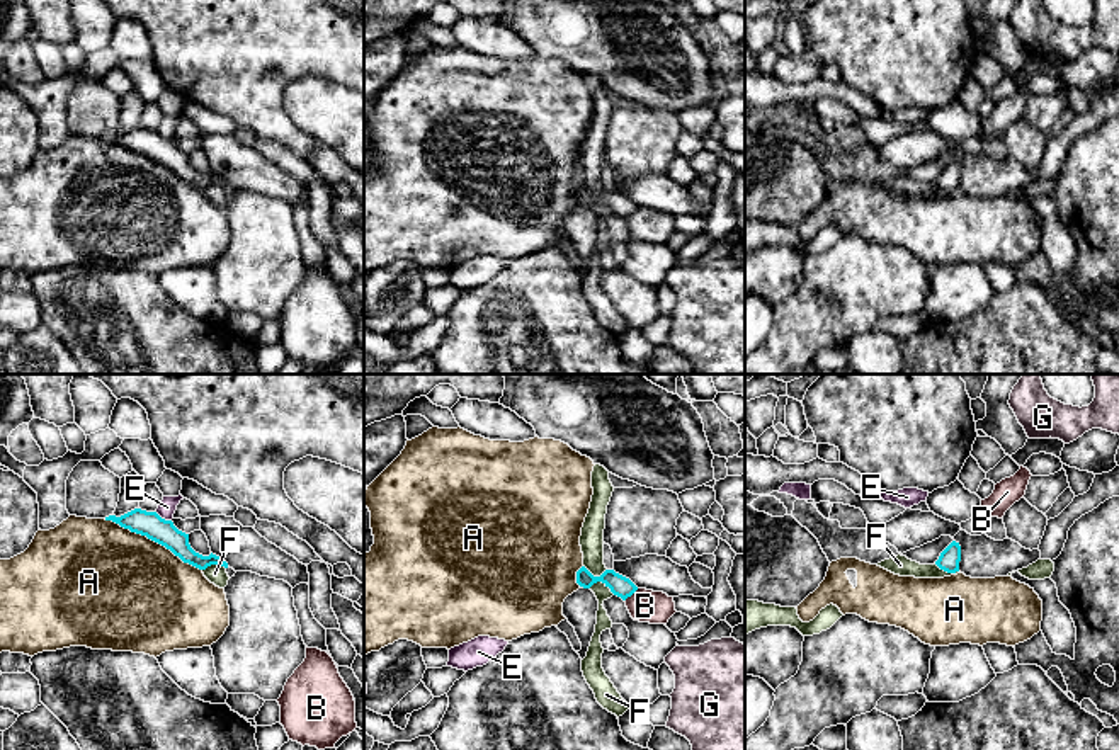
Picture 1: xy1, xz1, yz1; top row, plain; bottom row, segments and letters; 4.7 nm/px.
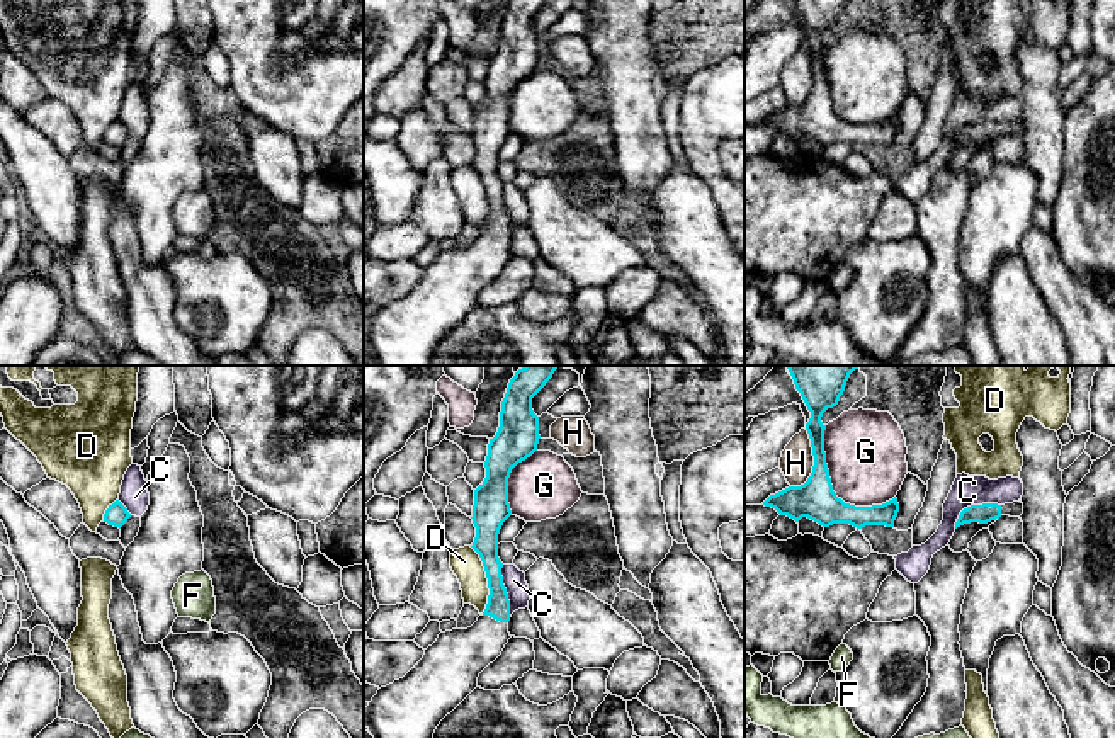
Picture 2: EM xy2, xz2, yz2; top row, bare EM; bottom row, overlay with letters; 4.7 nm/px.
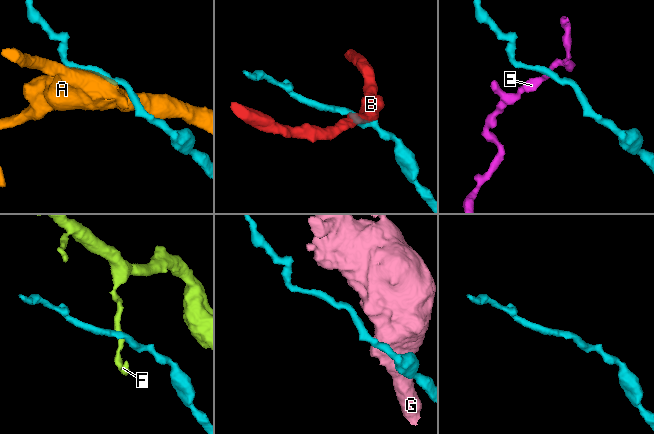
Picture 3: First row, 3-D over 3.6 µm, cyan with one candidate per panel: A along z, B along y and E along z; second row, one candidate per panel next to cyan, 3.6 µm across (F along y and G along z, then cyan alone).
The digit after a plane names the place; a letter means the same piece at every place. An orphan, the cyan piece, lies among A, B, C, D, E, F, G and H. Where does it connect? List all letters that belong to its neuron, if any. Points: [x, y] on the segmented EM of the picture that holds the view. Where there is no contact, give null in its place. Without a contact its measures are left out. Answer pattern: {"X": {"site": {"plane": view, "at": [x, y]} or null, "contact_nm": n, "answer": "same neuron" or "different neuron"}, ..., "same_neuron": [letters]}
{"A": {"site": {"plane": "xy1", "at": [153, 539]}, "contact_nm": 500, "answer": "different neuron"}, "B": {"site": {"plane": "xz1", "at": [631, 594]}, "contact_nm": 90, "answer": "different neuron"}, "C": {"site": {"plane": "yz2", "at": [973, 505]}, "contact_nm": 260, "answer": "different neuron"}, "D": {"site": {"plane": "xz2", "at": [488, 580]}, "contact_nm": 340, "answer": "different neuron"}, "E": {"site": {"plane": "xy1", "at": [164, 519]}, "contact_nm": 90, "answer": "different neuron"}, "F": {"site": {"plane": "xz1", "at": [602, 582]}, "contact_nm": 130, "answer": "different neuron"}, "G": {"site": {"plane": "yz2", "at": [832, 488]}, "contact_nm": 480, "answer": "different neuron"}, "H": {"site": {"plane": "yz2", "at": [815, 461]}, "contact_nm": 300, "answer": "different neuron"}, "same_neuron": []}

